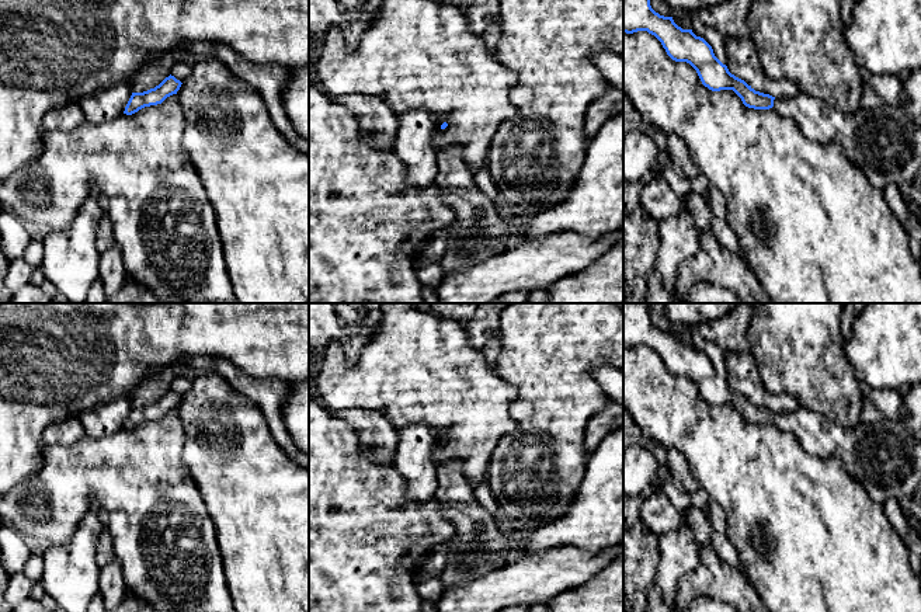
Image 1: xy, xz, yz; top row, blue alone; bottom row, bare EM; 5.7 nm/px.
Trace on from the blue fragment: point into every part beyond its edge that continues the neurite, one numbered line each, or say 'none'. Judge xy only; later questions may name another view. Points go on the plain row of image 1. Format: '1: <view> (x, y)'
none

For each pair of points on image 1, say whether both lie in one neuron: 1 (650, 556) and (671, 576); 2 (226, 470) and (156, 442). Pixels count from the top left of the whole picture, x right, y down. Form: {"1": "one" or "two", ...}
{"1": "two", "2": "two"}

